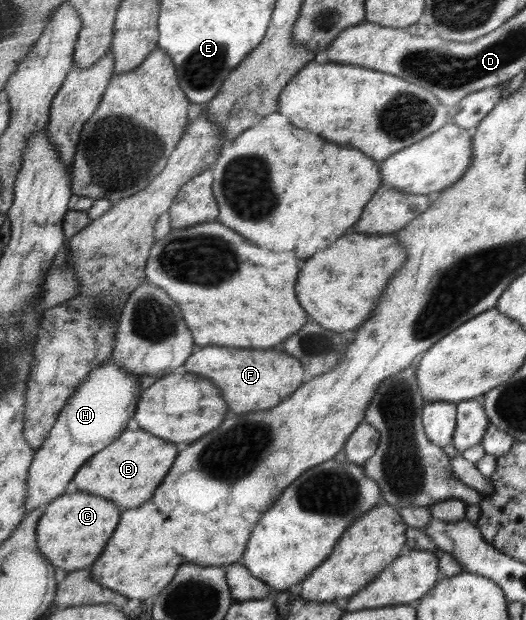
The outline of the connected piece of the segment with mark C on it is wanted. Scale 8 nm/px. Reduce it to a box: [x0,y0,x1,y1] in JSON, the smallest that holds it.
[37,492,121,573]

